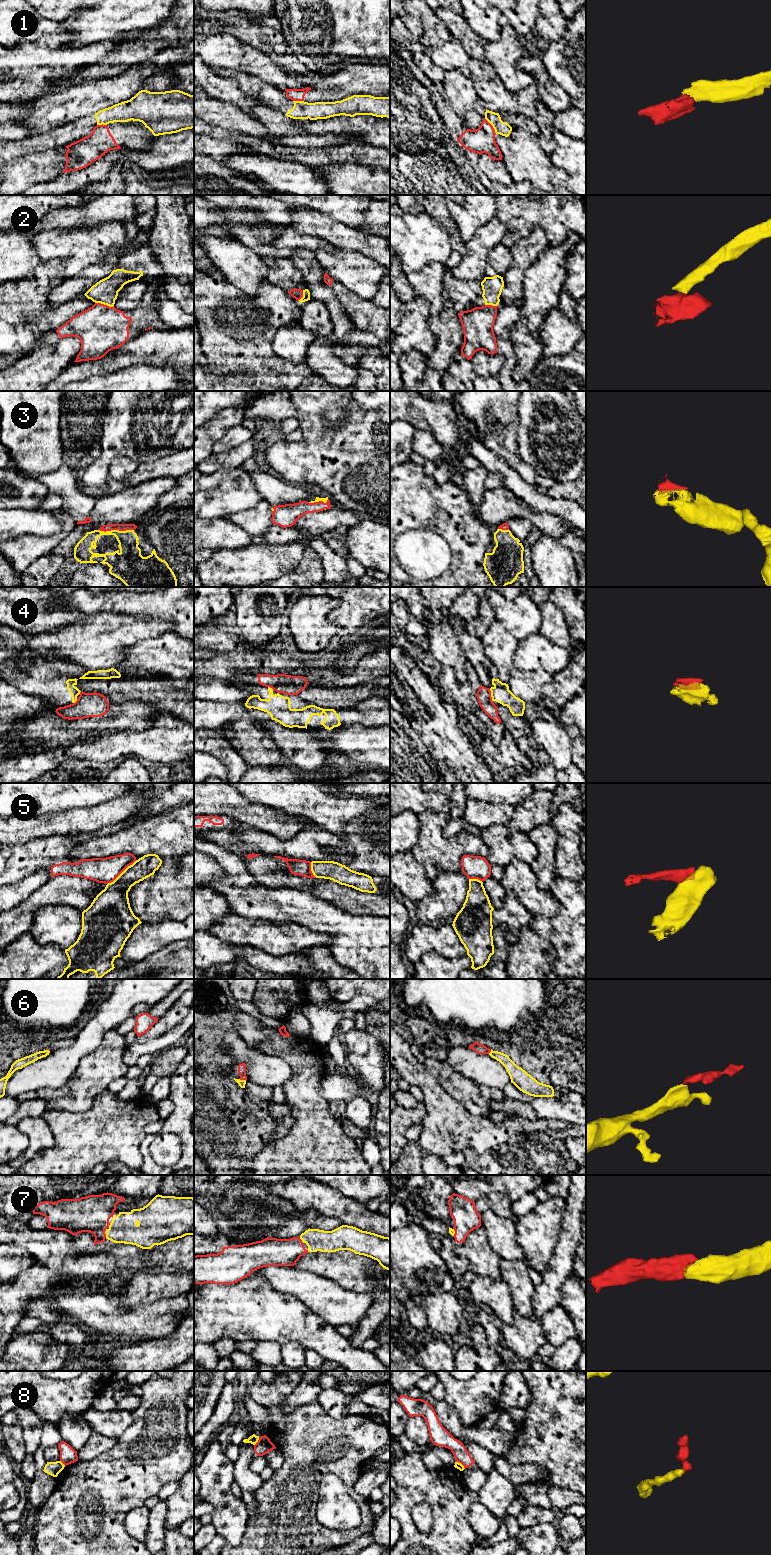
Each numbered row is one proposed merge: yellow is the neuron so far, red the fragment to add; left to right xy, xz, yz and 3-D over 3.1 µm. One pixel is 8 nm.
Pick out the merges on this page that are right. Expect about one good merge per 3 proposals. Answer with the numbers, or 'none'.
3, 6, 7

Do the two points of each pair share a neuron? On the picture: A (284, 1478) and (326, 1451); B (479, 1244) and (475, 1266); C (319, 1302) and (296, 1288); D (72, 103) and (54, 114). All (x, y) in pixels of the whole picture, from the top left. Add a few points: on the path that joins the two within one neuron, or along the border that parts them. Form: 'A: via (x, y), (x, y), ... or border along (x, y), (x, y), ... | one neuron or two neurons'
A: via (294, 1476), (316, 1454) | one neuron
B: via (479, 1249), (479, 1261) | one neuron
C: via (313, 1296), (305, 1288), (302, 1288) | one neuron
D: via (68, 105), (58, 110) | one neuron

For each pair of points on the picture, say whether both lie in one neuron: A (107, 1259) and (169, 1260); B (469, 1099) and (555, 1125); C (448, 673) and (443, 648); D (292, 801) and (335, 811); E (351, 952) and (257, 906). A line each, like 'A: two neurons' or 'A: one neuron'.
A: one neuron
B: two neurons
C: one neuron
D: one neuron
E: one neuron

